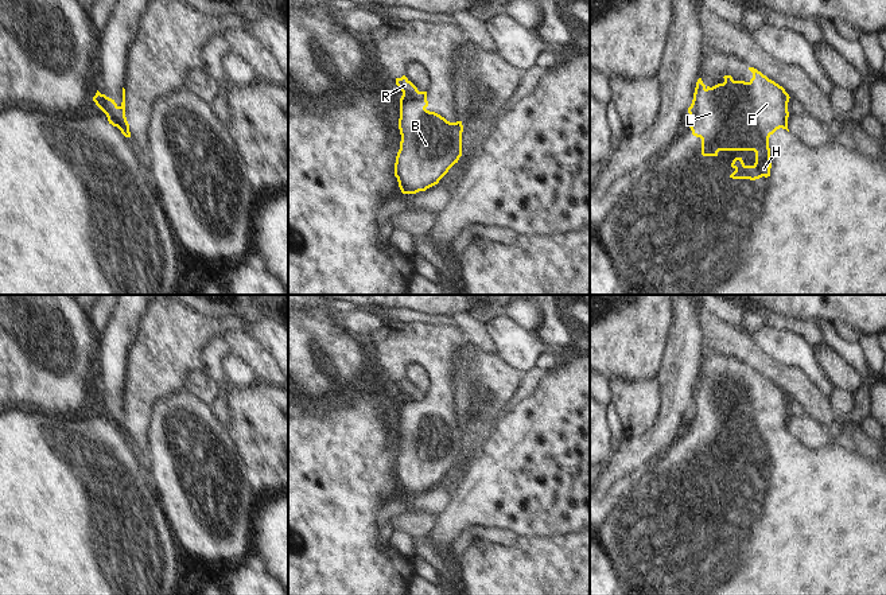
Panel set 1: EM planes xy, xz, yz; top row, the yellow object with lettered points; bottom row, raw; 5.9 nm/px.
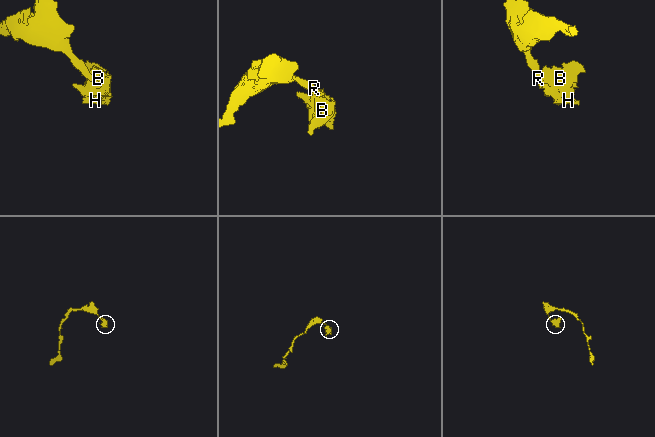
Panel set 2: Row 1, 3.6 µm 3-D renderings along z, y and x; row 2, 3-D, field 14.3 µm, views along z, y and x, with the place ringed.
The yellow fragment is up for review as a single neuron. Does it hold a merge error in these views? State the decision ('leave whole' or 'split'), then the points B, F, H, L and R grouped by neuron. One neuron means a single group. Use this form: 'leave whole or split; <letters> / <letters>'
split; B F H L / R

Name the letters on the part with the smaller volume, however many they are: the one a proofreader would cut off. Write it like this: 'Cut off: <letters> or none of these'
Cut off: B, F, H, L

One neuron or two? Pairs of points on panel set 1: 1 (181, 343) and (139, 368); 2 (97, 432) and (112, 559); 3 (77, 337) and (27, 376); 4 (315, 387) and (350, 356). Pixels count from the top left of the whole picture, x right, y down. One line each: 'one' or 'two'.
1: one
2: one
3: one
4: one

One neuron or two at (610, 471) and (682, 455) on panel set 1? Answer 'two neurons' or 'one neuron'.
two neurons

